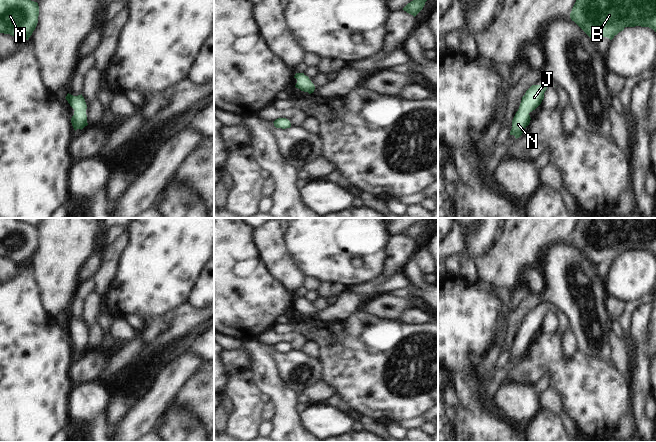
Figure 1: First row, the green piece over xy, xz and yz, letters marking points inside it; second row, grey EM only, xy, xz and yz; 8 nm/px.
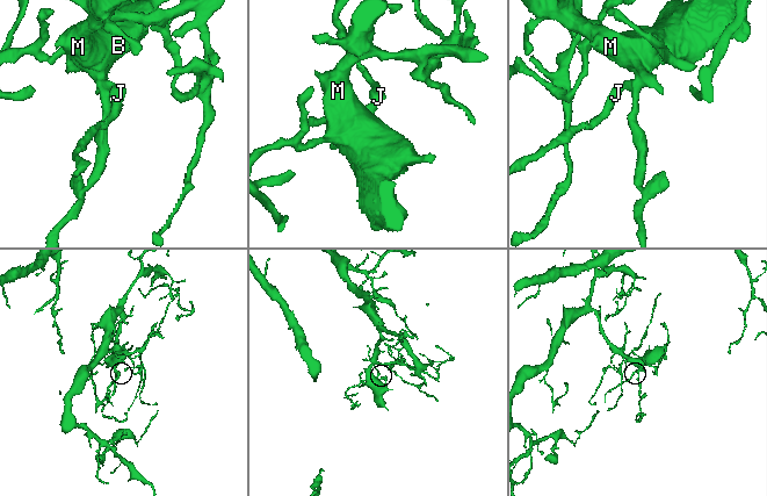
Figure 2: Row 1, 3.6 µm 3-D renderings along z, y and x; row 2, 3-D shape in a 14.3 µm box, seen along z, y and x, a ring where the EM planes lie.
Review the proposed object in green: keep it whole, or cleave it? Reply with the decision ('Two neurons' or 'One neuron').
One neuron.

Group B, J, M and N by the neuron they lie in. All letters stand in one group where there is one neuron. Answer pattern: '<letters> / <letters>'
B J M N

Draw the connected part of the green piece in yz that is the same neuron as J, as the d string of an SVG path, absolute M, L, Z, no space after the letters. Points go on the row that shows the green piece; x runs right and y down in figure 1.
M540 84L532 85L526 91L525 95L522 97L519 109L512 120L510 135L514 135L516 139L522 135L531 120L529 113L541 104L546 89L546 84Z

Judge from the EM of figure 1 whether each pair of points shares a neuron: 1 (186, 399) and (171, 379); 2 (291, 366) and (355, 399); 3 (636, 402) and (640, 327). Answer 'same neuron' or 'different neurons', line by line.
1: different neurons
2: different neurons
3: same neuron

